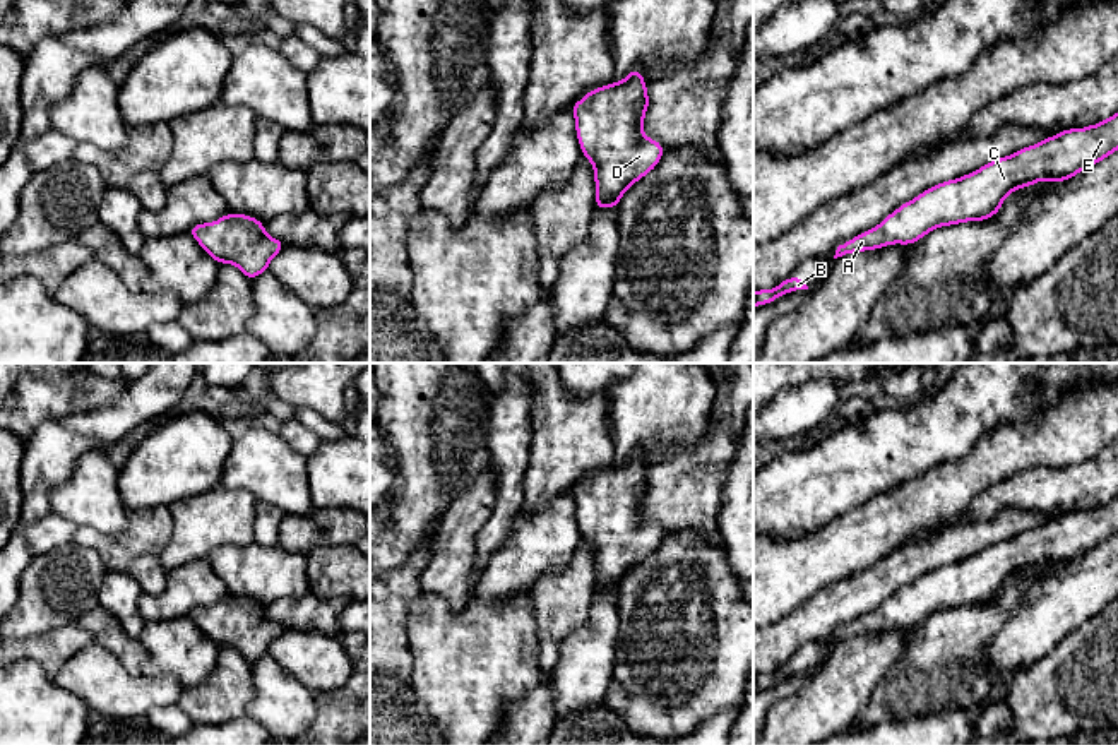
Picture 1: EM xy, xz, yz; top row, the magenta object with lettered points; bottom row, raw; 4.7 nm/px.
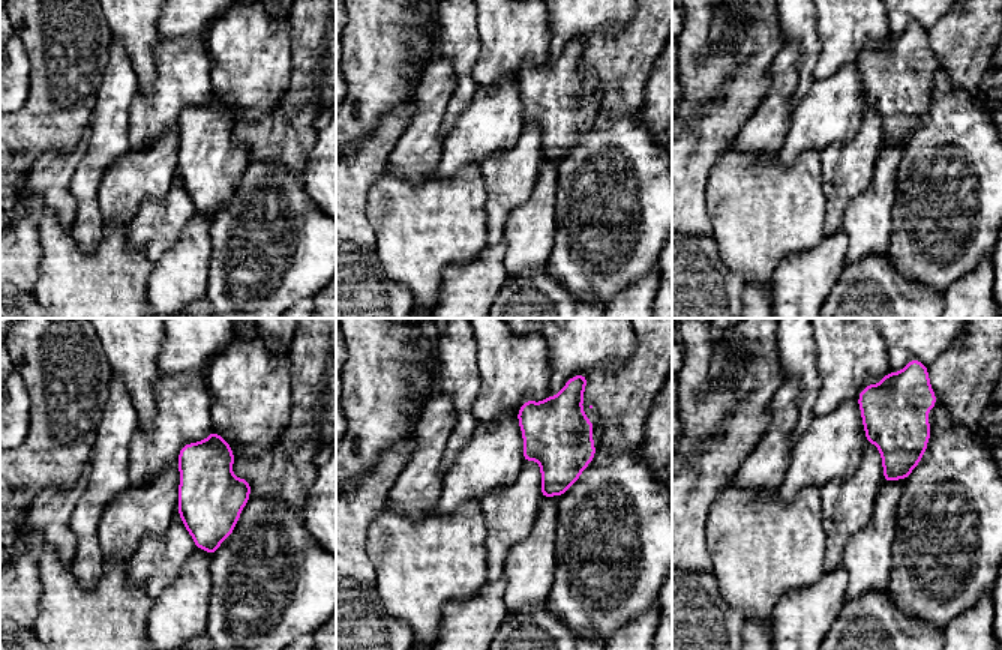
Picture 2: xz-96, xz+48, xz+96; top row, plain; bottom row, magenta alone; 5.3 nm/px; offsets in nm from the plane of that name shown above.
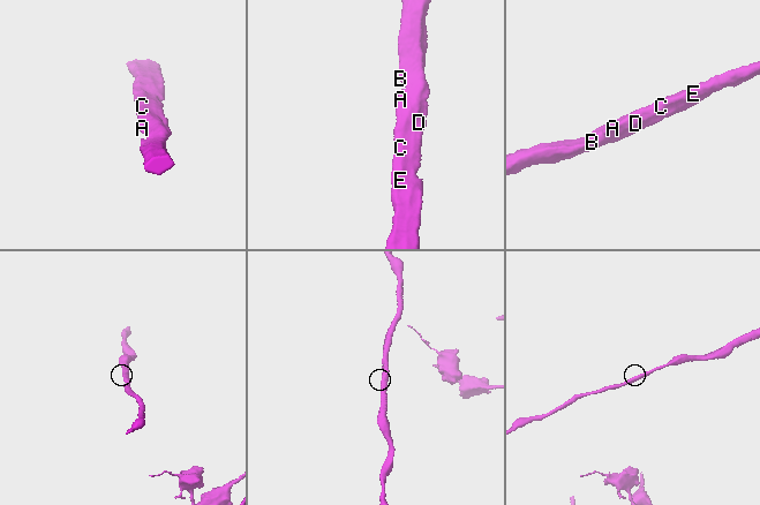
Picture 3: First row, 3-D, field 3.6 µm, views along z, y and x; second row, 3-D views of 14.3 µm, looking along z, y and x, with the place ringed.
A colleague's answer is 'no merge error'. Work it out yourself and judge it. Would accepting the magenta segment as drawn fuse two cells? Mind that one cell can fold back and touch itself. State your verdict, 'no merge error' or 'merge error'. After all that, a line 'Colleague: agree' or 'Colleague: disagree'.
no merge error
Colleague: agree

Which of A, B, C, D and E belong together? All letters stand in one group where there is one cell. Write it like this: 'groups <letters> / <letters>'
groups A B C D E

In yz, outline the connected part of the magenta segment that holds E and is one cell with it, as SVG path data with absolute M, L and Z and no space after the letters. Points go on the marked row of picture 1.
M1118 113L1096 125L1067 128L1010 156L993 159L966 176L942 182L921 192L916 199L907 200L890 212L878 226L839 245L834 259L854 252L883 248L894 243L911 245L935 228L990 219L1000 211L1008 194L1031 187L1036 182L1067 182L1089 166L1106 159L1115 151L1118 151Z

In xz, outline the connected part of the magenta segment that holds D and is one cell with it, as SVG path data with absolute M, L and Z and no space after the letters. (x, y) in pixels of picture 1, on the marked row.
M630 70L621 82L592 89L574 103L577 140L594 170L596 211L618 207L628 187L652 171L664 154L656 139L644 135L647 108L640 70Z

